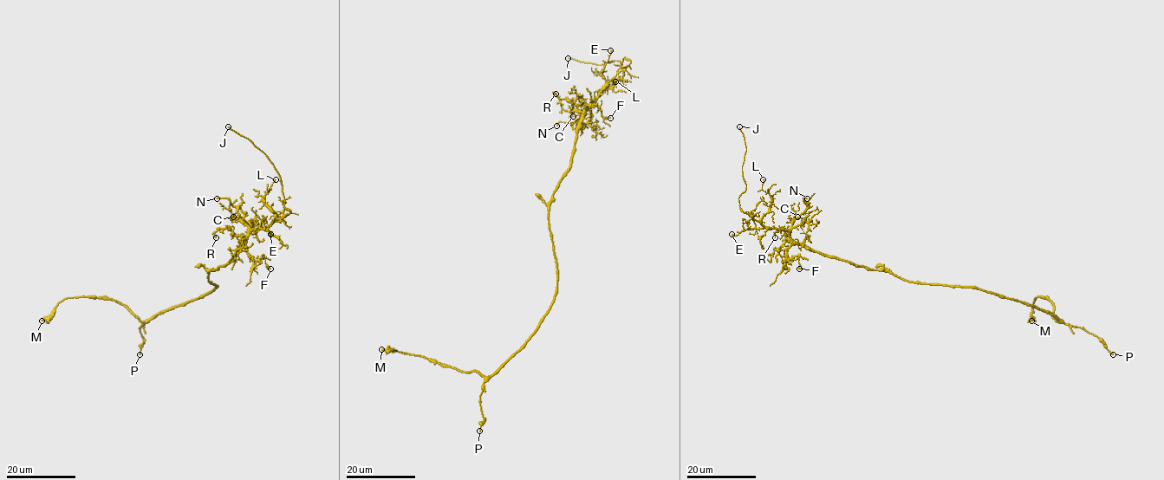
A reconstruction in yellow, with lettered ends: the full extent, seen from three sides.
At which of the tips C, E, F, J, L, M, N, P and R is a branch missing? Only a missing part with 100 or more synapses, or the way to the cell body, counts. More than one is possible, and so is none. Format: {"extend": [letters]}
{"extend": ["J"]}

